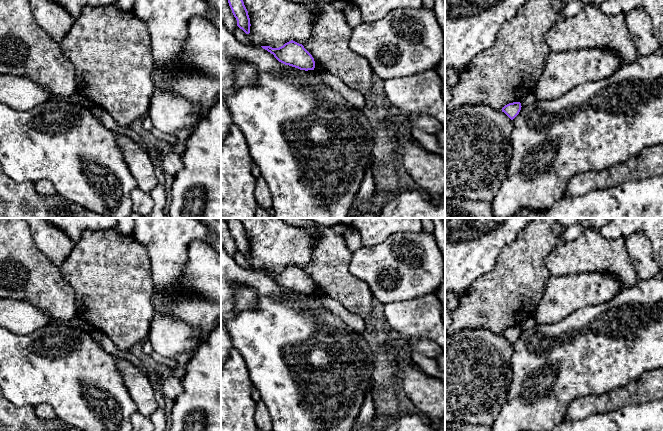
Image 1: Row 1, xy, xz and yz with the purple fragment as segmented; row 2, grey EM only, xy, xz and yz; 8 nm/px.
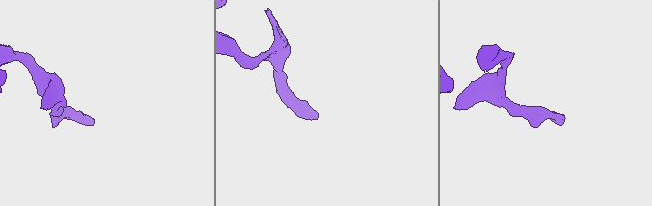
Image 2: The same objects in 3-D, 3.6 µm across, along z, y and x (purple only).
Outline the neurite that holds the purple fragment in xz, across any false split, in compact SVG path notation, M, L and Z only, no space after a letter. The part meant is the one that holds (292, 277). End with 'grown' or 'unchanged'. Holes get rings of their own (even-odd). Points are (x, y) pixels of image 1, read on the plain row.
M293 264L285 267L279 272L272 272L270 270L261 270L267 274L281 287L289 289L300 294L314 294L315 285L312 279L299 268Z; unchanged

